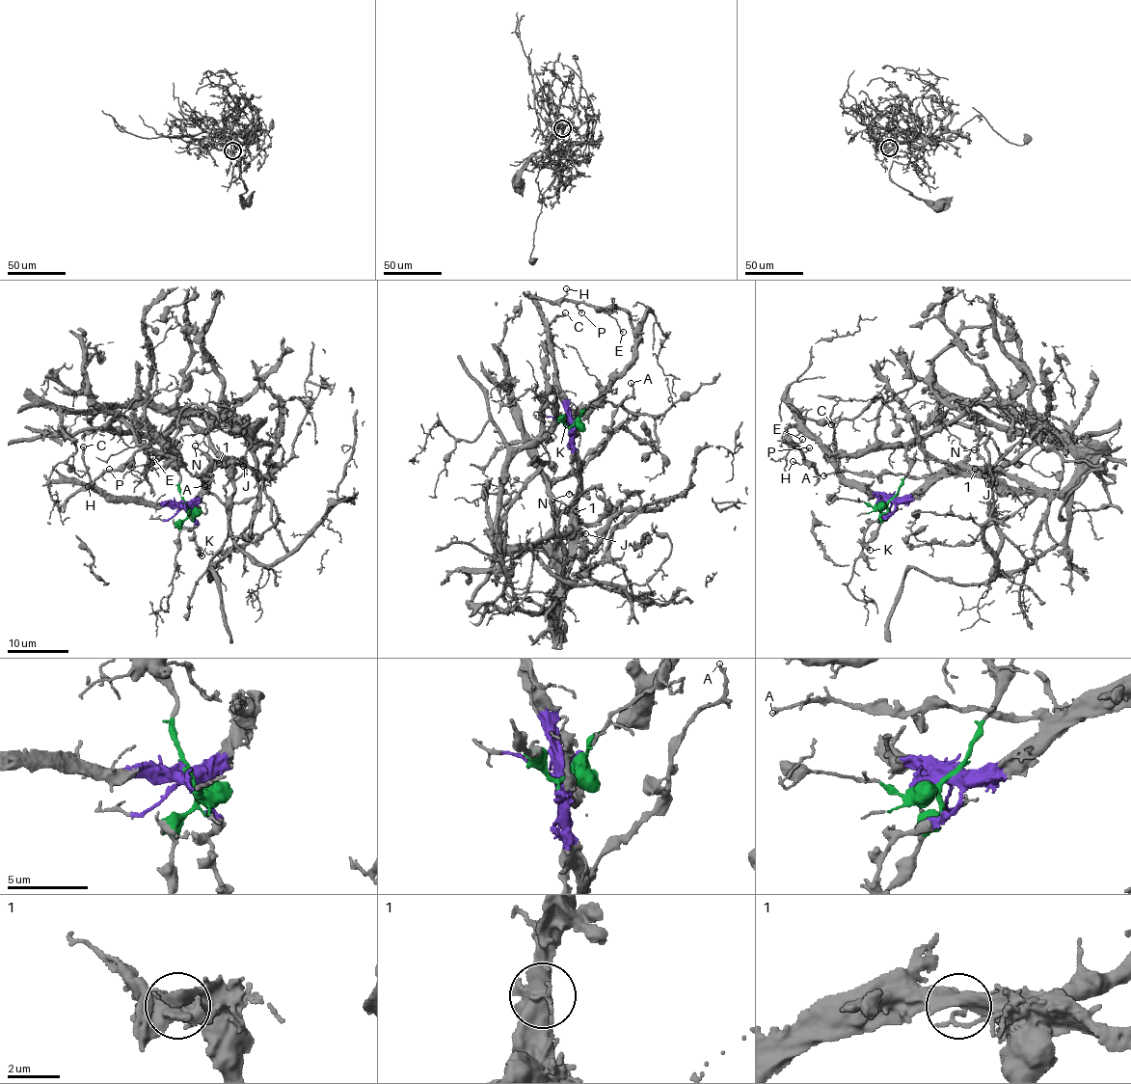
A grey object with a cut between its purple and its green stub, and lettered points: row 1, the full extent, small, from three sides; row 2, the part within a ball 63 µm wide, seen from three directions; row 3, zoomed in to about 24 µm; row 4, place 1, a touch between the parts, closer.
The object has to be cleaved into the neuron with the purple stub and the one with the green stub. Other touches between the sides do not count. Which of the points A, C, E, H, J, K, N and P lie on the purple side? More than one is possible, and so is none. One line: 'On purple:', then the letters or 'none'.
On purple: A, C, J, K, N

